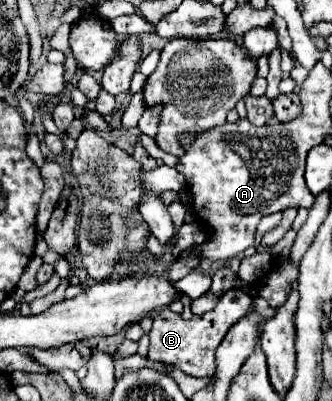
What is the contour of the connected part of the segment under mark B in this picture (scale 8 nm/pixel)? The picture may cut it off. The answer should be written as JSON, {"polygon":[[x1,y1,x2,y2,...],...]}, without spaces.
{"polygon":[[229,290,225,292,217,306,213,310,209,310,203,316,193,316,191,320,185,320,181,314,165,308,161,312,155,314,153,320,153,328,149,332,151,338,151,346,149,346,149,360,159,360,159,362,167,362,167,364,175,364,179,366,185,374,195,376,195,378,203,378,203,376,213,376,215,374,215,350,221,344,221,340,225,338,227,330,247,314,249,306,251,306,251,296,241,292,241,290]]}

